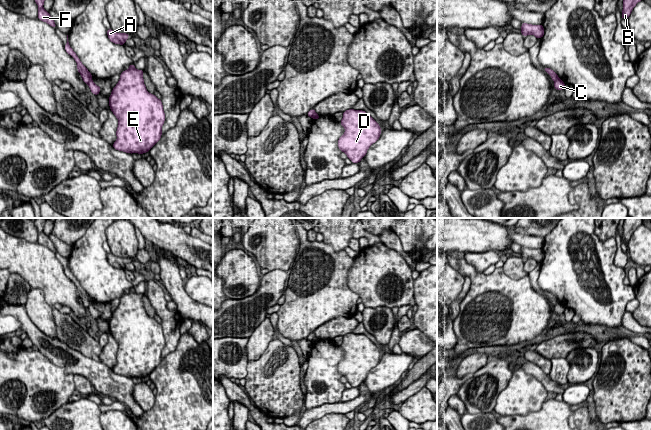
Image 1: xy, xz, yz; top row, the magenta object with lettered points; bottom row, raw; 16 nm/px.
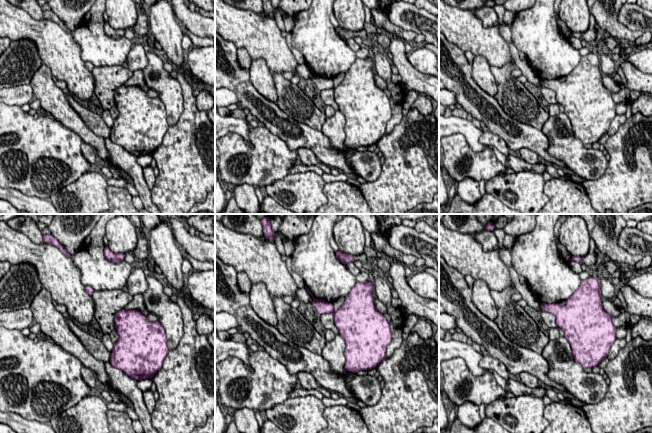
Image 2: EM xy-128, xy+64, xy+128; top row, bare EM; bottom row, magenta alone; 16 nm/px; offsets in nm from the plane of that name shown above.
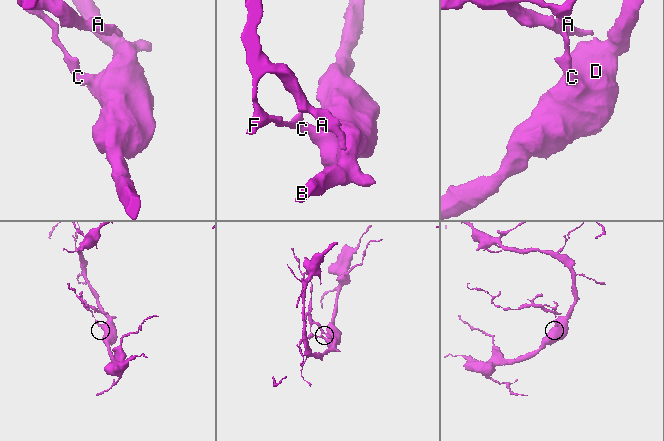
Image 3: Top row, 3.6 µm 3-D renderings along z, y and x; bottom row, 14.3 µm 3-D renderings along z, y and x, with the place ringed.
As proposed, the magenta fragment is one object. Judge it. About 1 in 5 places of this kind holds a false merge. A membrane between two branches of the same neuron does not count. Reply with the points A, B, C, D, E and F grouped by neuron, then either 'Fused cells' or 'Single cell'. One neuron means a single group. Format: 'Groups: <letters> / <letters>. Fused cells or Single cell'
Groups: A F / B C D E. Fused cells

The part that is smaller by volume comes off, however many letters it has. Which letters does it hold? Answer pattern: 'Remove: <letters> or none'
Remove: A, F

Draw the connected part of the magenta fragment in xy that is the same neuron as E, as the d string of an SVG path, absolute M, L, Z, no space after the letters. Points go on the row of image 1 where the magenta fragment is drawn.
M130 64L108 99L118 119L117 140L112 146L130 154L150 151L160 140L165 122L162 101L147 91L143 72Z

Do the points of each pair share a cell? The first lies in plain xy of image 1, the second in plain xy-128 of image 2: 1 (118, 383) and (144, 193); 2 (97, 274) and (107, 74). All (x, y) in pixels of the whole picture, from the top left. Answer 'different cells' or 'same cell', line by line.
1: same cell
2: different cells

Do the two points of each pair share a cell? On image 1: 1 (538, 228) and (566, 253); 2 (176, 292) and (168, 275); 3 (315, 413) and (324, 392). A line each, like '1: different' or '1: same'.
1: different
2: same
3: different

